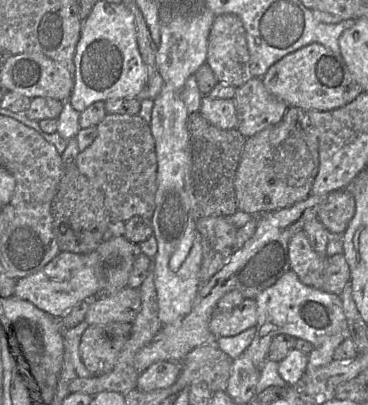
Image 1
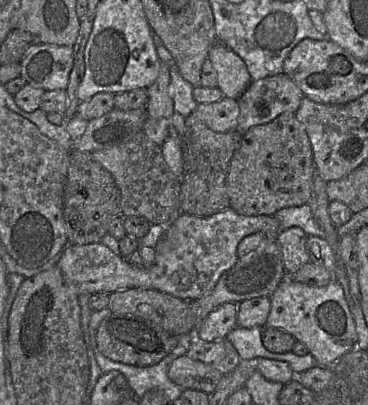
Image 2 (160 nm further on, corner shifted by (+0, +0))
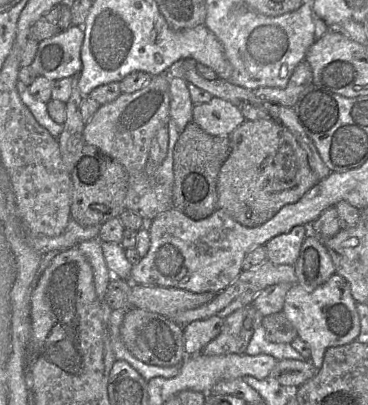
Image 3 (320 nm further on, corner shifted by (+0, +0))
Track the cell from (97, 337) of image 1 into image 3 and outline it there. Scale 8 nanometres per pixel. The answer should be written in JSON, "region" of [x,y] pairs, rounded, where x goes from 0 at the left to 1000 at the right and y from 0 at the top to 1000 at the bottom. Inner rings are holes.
{"region":[[[375,760],[342,768],[326,805],[326,830],[353,872],[405,901],[467,906],[492,901],[508,881],[497,805],[418,770]]]}

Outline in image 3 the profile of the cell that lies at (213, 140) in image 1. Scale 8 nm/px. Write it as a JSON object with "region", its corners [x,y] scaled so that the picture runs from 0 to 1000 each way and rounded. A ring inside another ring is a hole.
{"region":[[[527,299],[489,328],[473,368],[470,509],[524,543],[552,543],[592,516],[592,440],[628,373],[622,336],[582,336]]]}

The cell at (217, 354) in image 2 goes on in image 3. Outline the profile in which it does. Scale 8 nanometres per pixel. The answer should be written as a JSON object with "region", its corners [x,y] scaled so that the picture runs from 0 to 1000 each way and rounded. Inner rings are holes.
{"region":[[[685,751],[609,785],[598,825],[549,864],[568,879],[663,874],[717,780]]]}

